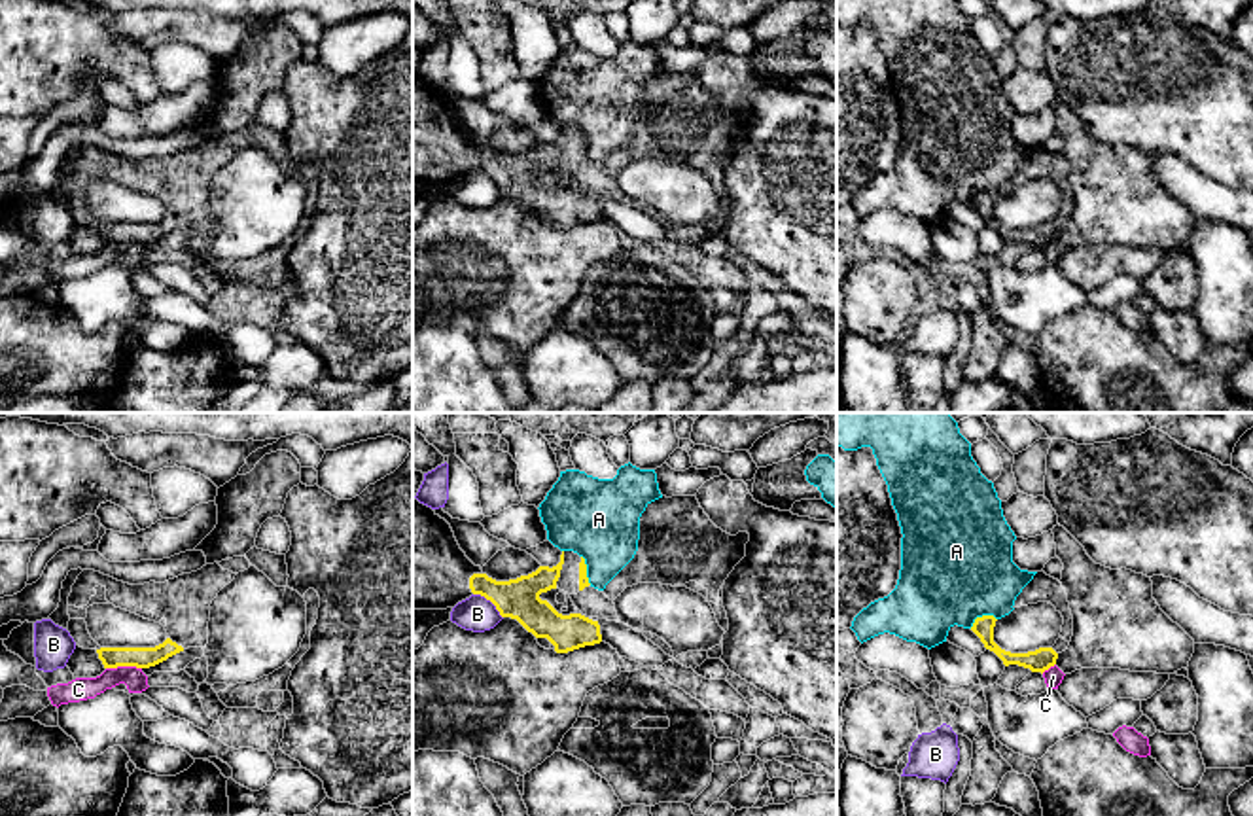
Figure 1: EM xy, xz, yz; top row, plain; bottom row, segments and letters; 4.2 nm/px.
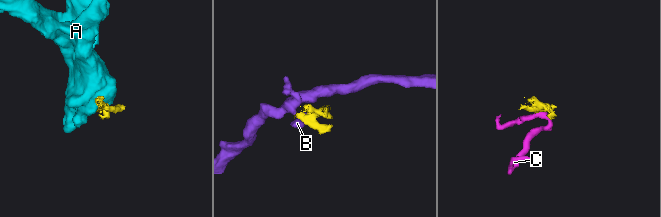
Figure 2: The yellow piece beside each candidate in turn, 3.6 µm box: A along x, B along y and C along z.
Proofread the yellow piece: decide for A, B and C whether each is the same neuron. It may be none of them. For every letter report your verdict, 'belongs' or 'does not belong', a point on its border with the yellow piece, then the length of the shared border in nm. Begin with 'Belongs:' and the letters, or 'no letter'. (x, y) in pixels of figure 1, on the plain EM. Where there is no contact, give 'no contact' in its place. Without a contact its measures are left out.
Belongs: no letter
A: does not belong; contact yz (981, 194); length 130 nm
B: does not belong; contact xz (491, 177); length 170 nm
C: does not belong; contact xy (123, 241); length 150 nm

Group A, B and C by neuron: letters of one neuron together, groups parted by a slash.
A / B / C

